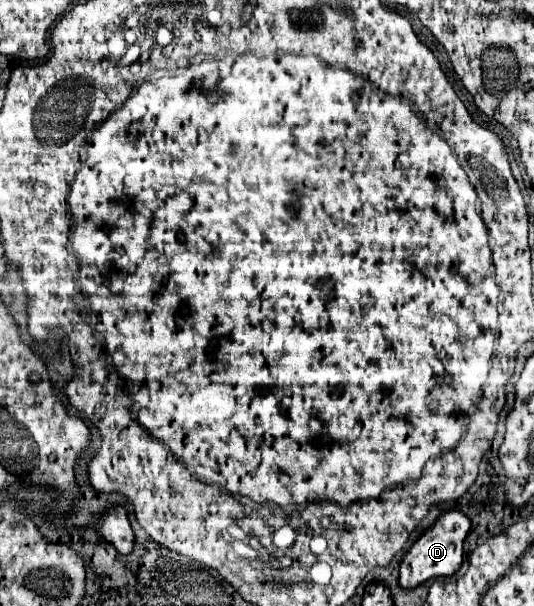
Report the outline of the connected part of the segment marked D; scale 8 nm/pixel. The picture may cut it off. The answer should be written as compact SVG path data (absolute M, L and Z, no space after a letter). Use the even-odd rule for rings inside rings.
M447 511L443 513L409 549L409 553L405 555L403 563L401 563L401 577L399 583L405 589L413 589L417 585L421 585L427 579L433 577L447 577L453 575L461 563L463 563L463 541L469 535L471 529L471 521L467 515L463 513L455 513L455 511Z

